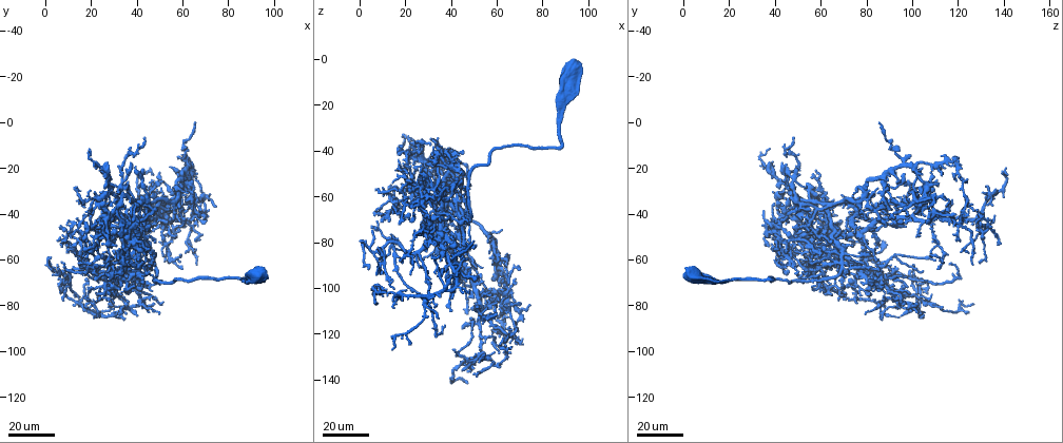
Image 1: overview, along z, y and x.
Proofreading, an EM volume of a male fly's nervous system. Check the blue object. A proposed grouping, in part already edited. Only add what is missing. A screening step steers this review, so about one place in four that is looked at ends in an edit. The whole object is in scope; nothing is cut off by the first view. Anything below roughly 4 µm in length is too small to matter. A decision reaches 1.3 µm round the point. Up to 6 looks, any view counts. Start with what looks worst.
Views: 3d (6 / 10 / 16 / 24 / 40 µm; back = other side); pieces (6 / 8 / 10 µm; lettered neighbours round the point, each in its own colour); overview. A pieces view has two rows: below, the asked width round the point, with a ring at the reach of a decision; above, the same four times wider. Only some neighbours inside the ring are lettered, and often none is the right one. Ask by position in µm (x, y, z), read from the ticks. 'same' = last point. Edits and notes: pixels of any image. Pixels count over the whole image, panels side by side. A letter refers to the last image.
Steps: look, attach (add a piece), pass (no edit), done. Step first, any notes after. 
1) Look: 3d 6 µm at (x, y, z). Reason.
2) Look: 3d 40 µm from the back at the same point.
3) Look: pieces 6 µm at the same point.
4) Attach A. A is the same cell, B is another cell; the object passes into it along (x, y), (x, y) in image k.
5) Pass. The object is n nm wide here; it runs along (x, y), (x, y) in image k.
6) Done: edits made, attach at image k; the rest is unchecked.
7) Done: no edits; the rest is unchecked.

Look: 3d 24 µm at (40, 65, 104). Long arm stops here.

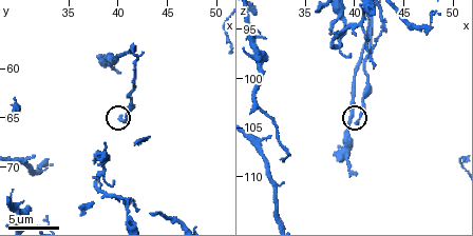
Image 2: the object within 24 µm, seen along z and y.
Look: pieces 6 µm at (40.2, 65.2, 104.6).

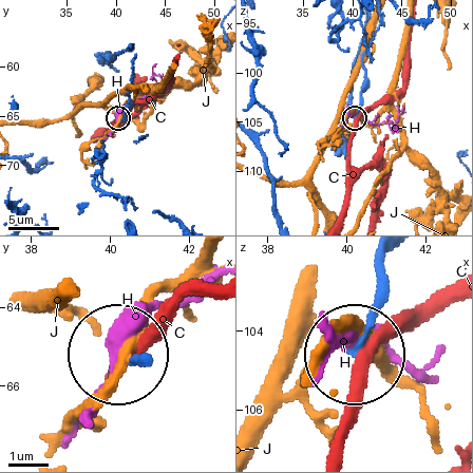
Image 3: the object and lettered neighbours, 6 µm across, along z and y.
Pass. C, H and J are other cells; none of them fits.

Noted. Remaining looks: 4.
Look: 3d 24 µm at (58, 15, 121). An open end.

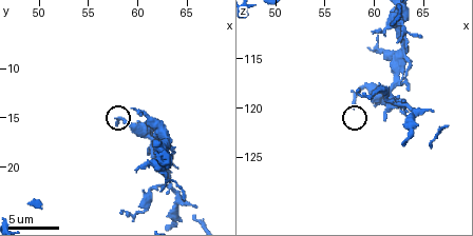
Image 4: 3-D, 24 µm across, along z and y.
Look: pieces 10 µm at (57.8, 15.8, 120.0).

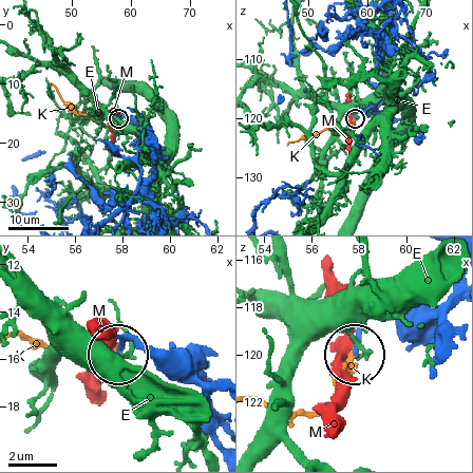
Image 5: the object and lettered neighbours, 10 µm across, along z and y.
Pass. The object is 220 nm wide here; E, K and M are other cells; no lettered piece goes on from it.

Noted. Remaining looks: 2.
Look: 3d 40 µm at (59, 57, 108). Free end.

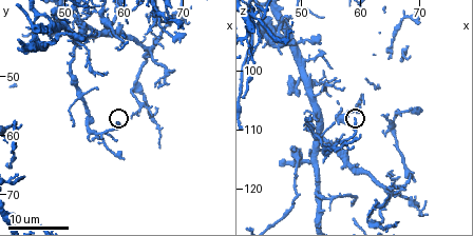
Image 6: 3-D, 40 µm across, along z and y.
Look: pieces 8 µm at (59.0, 58.0, 108.0).

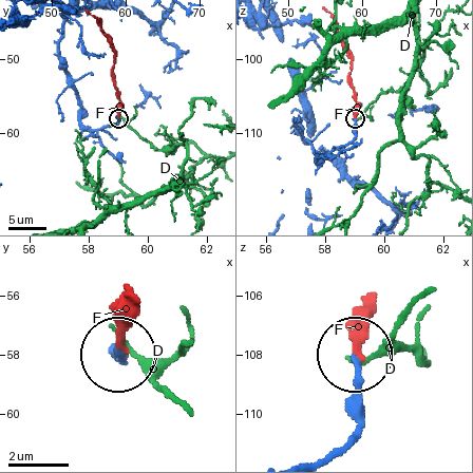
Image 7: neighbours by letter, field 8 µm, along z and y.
Pass. D and F are other cells; it runs along (336, 450), (358, 419), (354, 354) in image 7; none of them fits.

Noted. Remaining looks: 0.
Done: no edits; the rest is unchecked.

